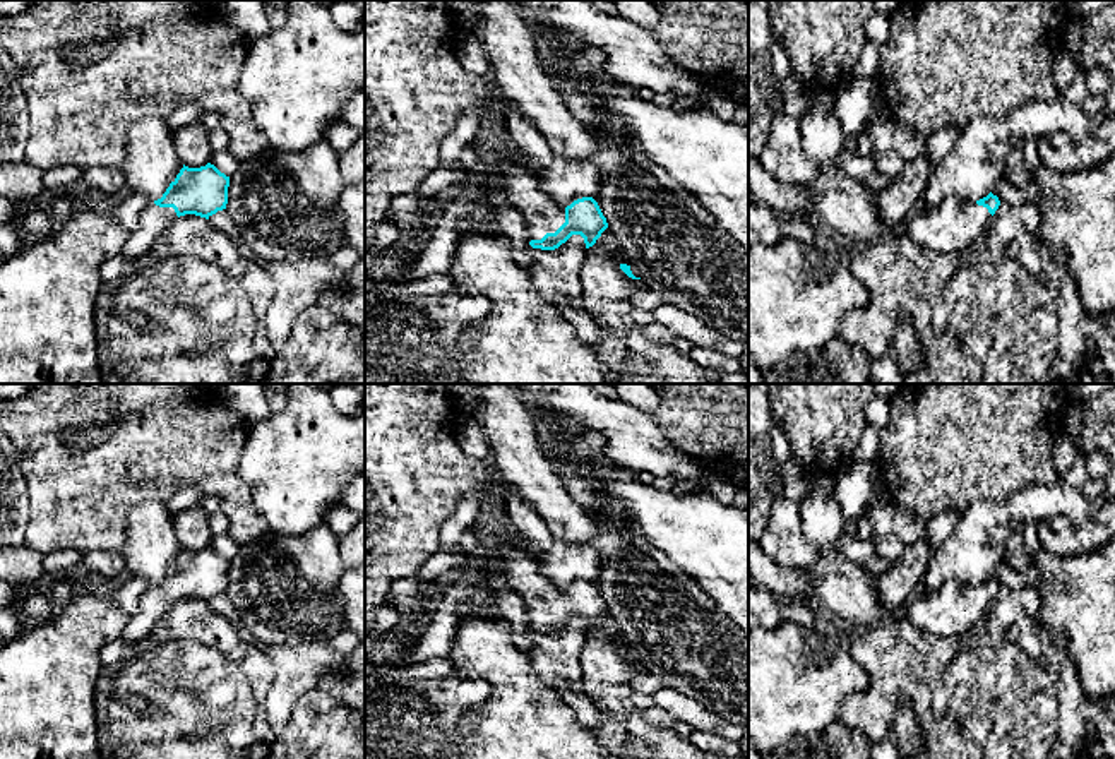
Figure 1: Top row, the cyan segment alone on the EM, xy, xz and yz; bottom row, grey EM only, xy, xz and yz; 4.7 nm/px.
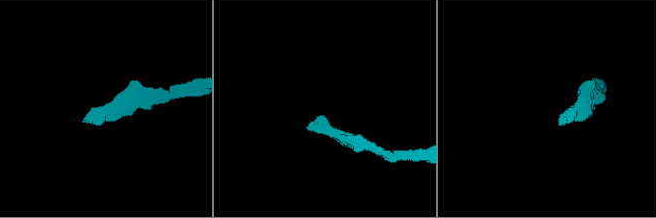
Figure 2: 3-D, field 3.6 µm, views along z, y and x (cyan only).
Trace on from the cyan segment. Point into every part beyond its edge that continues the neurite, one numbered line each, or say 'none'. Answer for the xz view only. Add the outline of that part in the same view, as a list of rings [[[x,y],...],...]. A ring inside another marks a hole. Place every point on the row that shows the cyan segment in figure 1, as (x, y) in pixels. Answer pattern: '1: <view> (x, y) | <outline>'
1: xz (518, 182) | [[[516,151],[486,156],[486,168],[495,173],[495,190],[517,209],[528,224],[528,240],[541,240],[565,223],[565,207],[552,202],[541,190],[540,170]]]

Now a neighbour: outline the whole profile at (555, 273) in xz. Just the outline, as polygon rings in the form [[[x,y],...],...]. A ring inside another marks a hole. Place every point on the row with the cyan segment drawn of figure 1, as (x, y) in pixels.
[[[572,235],[555,250],[533,248],[531,279],[543,298],[553,307],[582,307],[581,269],[586,260],[586,243]]]

